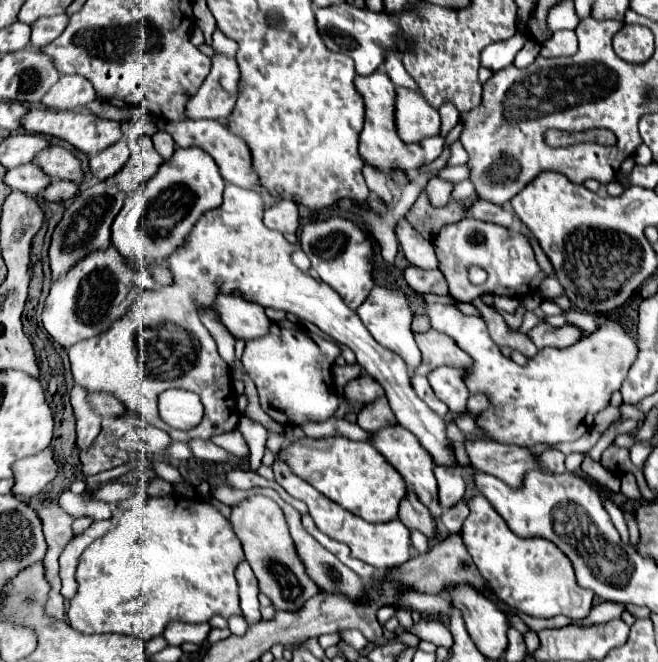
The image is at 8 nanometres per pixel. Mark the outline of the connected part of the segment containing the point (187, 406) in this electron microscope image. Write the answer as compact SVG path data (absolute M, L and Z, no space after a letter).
M168 389L158 398L161 420L177 430L193 430L203 418L203 404L195 392Z

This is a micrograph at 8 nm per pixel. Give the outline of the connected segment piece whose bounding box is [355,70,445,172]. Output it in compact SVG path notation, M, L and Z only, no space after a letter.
M377 70L369 76L355 76L355 88L361 94L363 104L365 104L365 124L363 124L363 130L359 134L359 152L361 152L361 158L367 164L371 164L375 168L381 168L383 172L389 172L393 168L415 170L421 164L433 162L441 154L443 144L445 144L445 140L441 136L431 136L431 138L425 138L417 144L405 144L405 142L399 140L397 130L393 126L395 86L383 70Z

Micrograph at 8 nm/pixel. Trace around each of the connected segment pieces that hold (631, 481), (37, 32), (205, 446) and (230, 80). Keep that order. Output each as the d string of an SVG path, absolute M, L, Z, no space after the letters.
M623 474L621 476L621 494L631 498L631 500L641 498L641 492L639 492L639 486L637 486L637 480L635 480L633 474Z
M59 14L59 16L51 16L51 18L39 18L31 24L31 44L35 48L41 48L49 42L53 42L67 26L69 18L67 14Z
M193 438L193 440L189 440L189 442L187 442L187 446L191 448L191 452L193 452L193 456L195 456L195 458L209 460L209 462L221 462L221 464L225 464L225 462L229 460L229 454L227 454L223 448L215 446L213 442Z
M215 52L211 72L187 104L187 118L227 118L237 102L239 68L235 58Z

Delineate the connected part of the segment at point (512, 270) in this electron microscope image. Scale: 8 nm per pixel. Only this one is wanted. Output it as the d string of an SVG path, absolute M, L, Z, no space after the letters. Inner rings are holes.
M463 218L455 224L441 228L441 232L433 240L433 246L439 258L439 268L449 282L449 292L461 302L471 302L483 292L521 298L529 292L539 290L541 282L547 278L547 274L535 260L535 252L531 248L529 238L505 226L479 222L475 218ZM471 264L479 264L489 274L481 290L471 290L471 282L467 278L467 270Z

